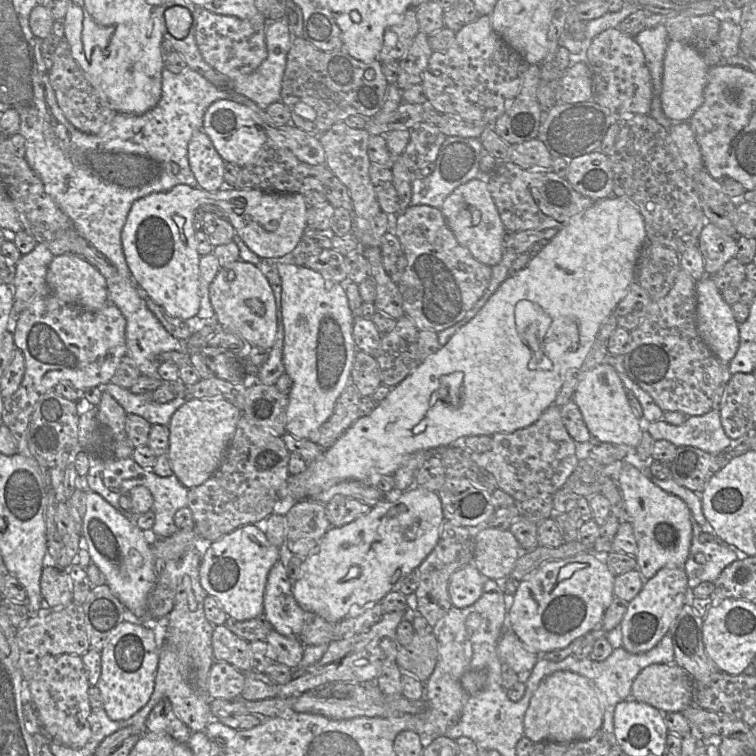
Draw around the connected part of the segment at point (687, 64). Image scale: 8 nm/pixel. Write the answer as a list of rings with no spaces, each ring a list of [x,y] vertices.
[[[675,40],[668,41],[661,79],[661,107],[664,115],[671,122],[688,122],[700,107],[704,98],[709,69],[710,67],[694,47]]]

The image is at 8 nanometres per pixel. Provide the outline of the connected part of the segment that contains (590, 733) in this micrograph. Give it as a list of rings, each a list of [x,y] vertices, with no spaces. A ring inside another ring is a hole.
[[[556,671],[545,677],[533,693],[523,727],[524,736],[533,743],[569,743],[592,738],[602,728],[602,723],[599,700],[588,680],[570,671]]]

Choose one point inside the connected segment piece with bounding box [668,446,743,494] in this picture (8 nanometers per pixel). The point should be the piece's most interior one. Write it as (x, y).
(693, 468)

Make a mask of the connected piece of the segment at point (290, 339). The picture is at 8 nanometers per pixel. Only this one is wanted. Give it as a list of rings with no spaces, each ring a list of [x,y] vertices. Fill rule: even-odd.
[[[279,265],[282,282],[281,314],[284,326],[283,364],[292,380],[286,411],[286,431],[295,438],[310,440],[320,427],[331,417],[335,404],[351,381],[351,372],[356,352],[354,337],[354,315],[346,295],[346,284],[339,284],[331,278],[305,265]]]

